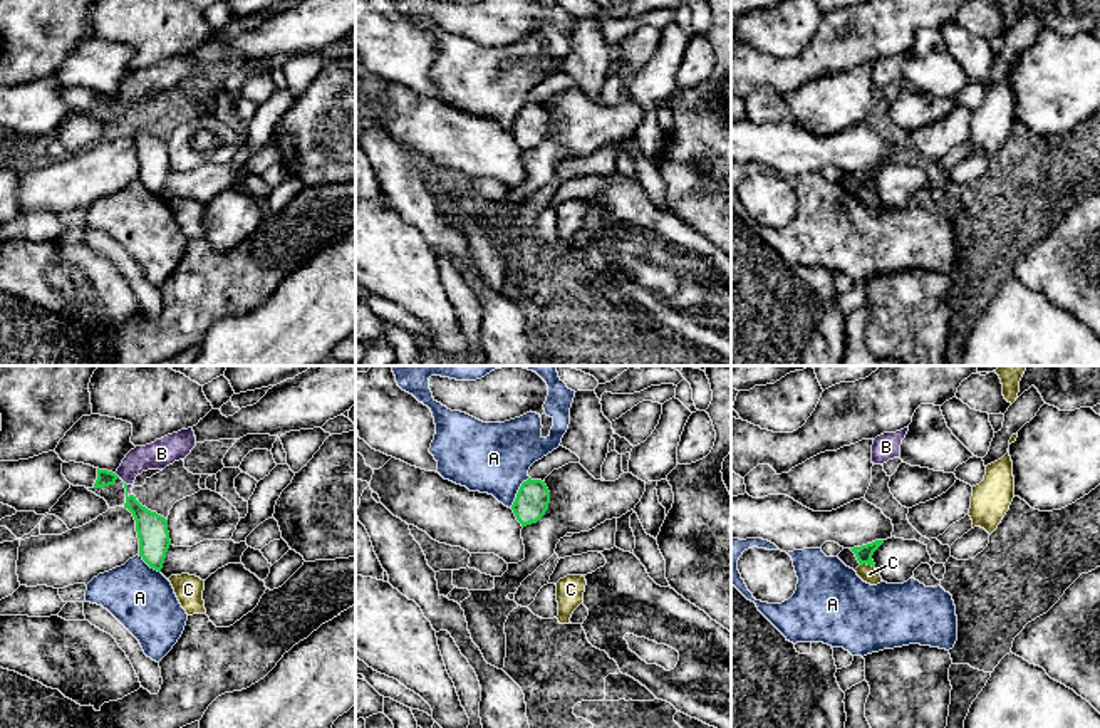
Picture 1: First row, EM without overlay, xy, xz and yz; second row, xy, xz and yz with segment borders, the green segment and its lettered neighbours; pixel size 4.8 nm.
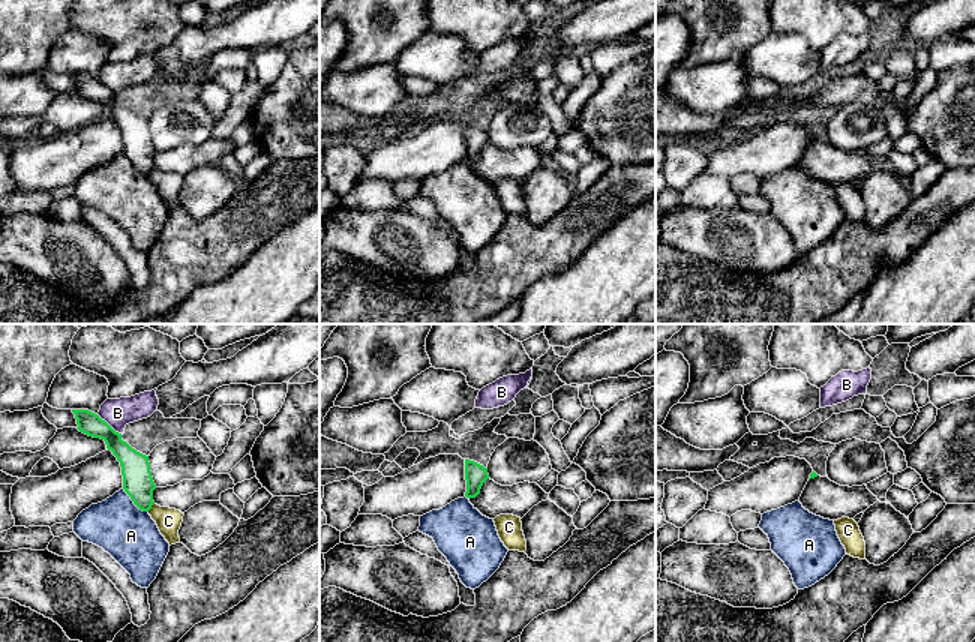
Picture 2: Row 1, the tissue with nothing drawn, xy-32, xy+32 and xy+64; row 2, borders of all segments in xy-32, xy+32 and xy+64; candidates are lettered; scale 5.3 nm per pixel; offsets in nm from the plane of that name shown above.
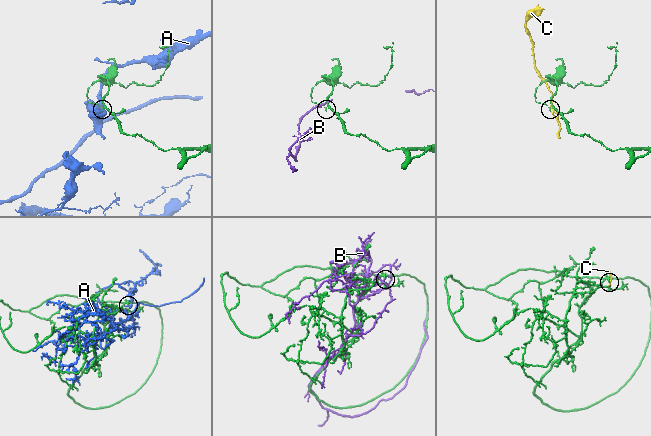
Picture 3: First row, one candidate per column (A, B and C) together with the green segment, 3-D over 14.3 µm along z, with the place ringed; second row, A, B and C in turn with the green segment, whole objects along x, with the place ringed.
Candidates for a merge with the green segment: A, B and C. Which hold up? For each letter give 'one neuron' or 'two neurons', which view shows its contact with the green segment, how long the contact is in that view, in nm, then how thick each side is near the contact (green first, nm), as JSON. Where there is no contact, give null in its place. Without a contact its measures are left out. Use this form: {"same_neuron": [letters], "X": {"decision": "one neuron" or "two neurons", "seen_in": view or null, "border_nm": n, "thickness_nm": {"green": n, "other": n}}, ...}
{"same_neuron": [], "A": {"decision": "two neurons", "seen_in": "xz", "border_nm": 180, "thickness_nm": {"green": 160, "other": 340}}, "B": {"decision": "two neurons", "seen_in": "xy", "border_nm": 40, "thickness_nm": {"green": 80, "other": 140}}, "C": {"decision": "two neurons", "seen_in": "yz", "border_nm": 70, "thickness_nm": {"green": 80, "other": 90}}}

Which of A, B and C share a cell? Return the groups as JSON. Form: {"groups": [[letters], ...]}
{"groups": [["A"], ["B"], ["C"]]}

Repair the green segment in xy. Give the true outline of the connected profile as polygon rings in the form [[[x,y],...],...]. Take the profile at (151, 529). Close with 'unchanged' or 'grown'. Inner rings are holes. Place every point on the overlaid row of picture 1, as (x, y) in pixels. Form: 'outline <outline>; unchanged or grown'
outline [[[124,483],[126,488],[126,503],[124,508],[127,508],[134,520],[136,520],[136,532],[138,532],[138,538],[139,538],[139,557],[154,570],[161,572],[164,559],[166,559],[166,552],[171,545],[169,540],[169,532],[168,532],[168,520],[161,515],[158,515],[156,512],[148,510],[146,507],[143,507],[134,495],[127,493],[127,485]]]; unchanged

